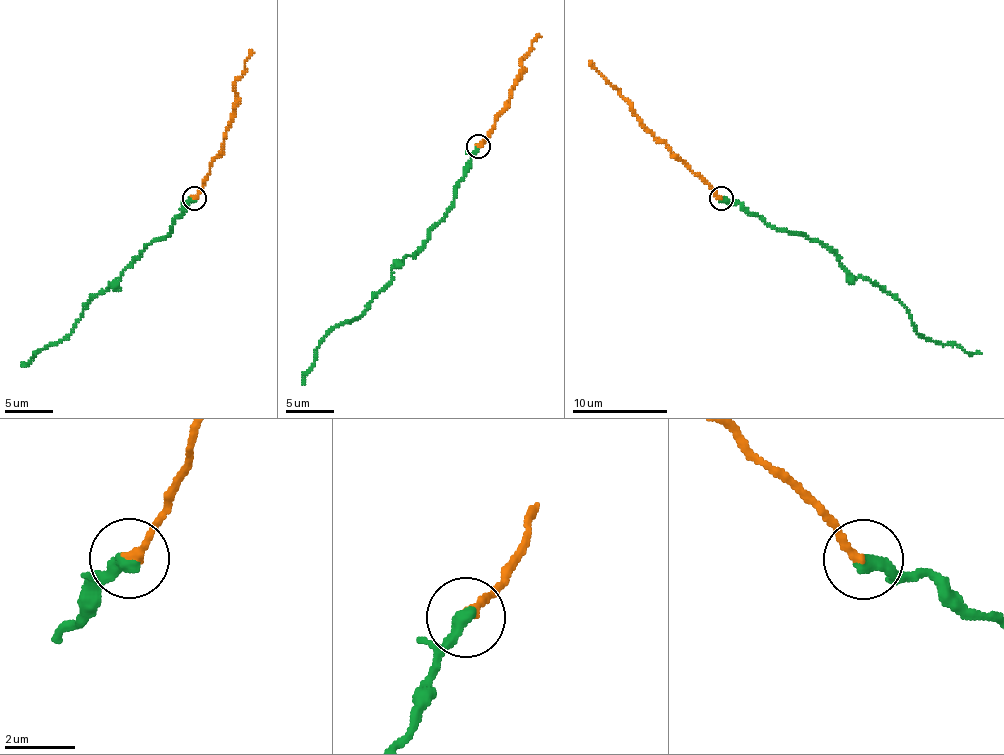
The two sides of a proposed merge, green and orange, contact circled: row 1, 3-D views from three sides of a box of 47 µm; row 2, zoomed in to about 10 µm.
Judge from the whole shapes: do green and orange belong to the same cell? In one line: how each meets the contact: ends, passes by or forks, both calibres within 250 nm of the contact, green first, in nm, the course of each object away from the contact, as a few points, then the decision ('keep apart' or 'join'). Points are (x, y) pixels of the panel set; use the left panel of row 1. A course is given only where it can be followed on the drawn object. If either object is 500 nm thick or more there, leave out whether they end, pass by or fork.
green ends; orange ends; calibres 400 and 240 nm; course green (193, 198), (170, 234), (153, 239), (111, 283), (90, 300), (73, 329), (21, 365); course orange (193, 198), (210, 174), (210, 163), (221, 149), (231, 119), (235, 82), (252, 50); keep apart

